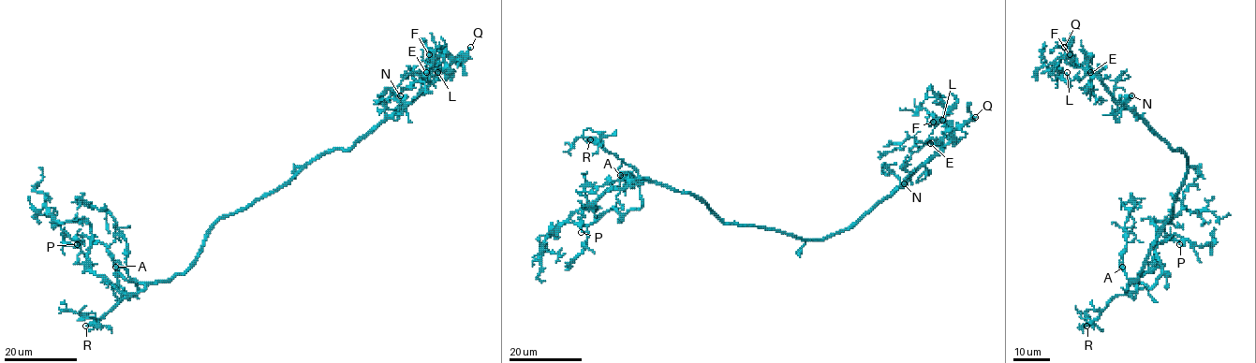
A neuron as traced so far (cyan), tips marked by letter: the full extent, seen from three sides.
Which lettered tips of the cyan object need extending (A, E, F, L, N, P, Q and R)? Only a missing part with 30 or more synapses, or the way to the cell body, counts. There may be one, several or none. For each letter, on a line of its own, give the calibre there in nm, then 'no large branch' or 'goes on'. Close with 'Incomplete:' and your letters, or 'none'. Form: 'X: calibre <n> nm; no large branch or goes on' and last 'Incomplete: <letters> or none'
A: calibre 170 nm; no large branch
E: calibre 140 nm; no large branch
F: calibre 160 nm; no large branch
L: calibre 150 nm; no large branch
N: calibre 130 nm; no large branch
P: calibre 150 nm; no large branch
Q: calibre 130 nm; no large branch
R: calibre 280 nm; goes on
Incomplete: R

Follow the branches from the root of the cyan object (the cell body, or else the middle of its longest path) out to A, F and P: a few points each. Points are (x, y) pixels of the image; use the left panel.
A: (237, 211), (220, 218), (198, 258), (169, 280), (139, 283), (123, 267), (115, 267)
F: (237, 211), (285, 186), (323, 154), (349, 149), (409, 104), (450, 65), (444, 54), (429, 54)
P: (237, 211), (214, 224), (183, 272), (160, 282), (136, 280), (138, 288), (104, 244), (82, 235), (77, 244)

